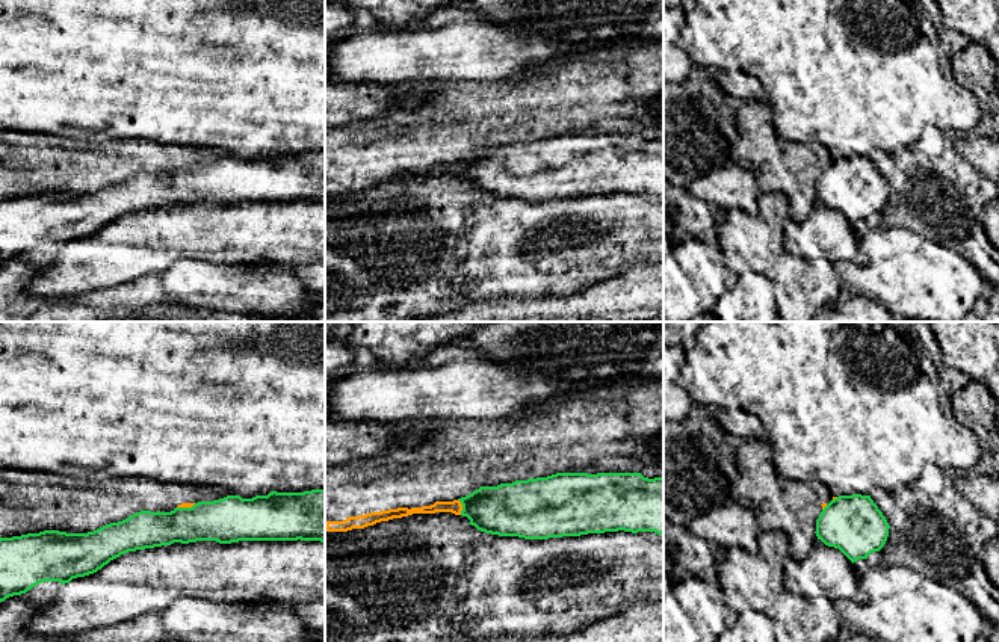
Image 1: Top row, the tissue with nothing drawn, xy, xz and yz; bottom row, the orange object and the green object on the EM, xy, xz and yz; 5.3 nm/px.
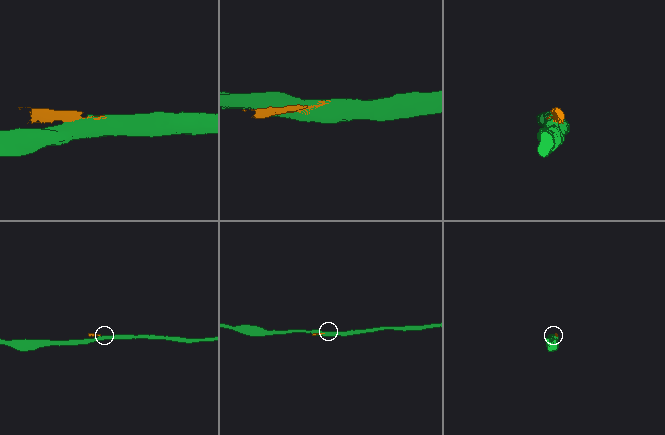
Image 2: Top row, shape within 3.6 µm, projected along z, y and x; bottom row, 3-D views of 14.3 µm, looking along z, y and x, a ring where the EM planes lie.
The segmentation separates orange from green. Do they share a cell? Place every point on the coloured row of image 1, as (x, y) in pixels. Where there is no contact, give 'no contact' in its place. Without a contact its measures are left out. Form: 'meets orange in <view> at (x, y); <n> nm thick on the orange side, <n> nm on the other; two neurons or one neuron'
meets orange in xz at (461, 506); 70 nm thick on the orange side, 280 nm on the other; two neurons

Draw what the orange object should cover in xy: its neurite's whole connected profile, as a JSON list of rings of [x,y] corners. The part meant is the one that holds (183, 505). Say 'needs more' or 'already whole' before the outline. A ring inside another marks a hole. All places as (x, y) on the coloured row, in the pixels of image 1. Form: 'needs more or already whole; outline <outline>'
needs more; outline [[[0,468],[0,538],[44,530],[88,533],[141,511],[171,512],[227,495],[240,492],[147,477],[88,480],[39,470]]]

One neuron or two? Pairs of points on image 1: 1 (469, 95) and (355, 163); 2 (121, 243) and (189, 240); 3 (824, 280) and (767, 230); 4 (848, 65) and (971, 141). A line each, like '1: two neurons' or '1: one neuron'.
1: one neuron
2: one neuron
3: one neuron
4: two neurons

